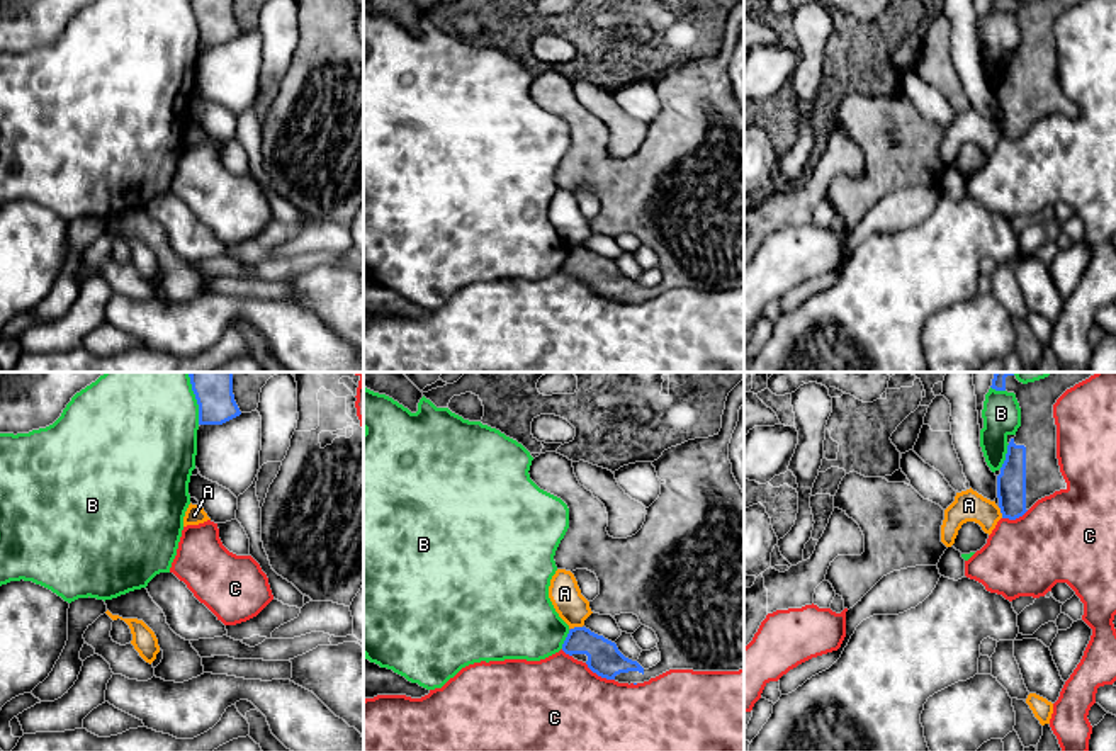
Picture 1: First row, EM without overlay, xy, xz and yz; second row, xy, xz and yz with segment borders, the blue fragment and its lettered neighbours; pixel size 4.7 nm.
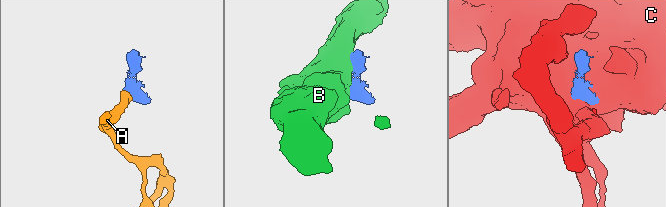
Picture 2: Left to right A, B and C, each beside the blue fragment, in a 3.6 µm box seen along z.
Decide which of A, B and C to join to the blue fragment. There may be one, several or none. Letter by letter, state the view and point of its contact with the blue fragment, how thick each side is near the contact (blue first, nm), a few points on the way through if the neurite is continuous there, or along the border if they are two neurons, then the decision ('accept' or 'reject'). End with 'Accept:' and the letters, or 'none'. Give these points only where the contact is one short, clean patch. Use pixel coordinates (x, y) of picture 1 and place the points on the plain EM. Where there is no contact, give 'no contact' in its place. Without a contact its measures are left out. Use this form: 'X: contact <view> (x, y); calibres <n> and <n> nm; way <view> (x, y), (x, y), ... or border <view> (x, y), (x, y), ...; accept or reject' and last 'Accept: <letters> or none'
A: contact xz (576, 247); calibres 160 and 150 nm; border xz (581, 245), (571, 248); reject
B: contact xy (197, 22); calibres 180 and 440 nm; reject
C: contact xz (600, 294); calibres 160 and 480 nm; reject
Accept: none

